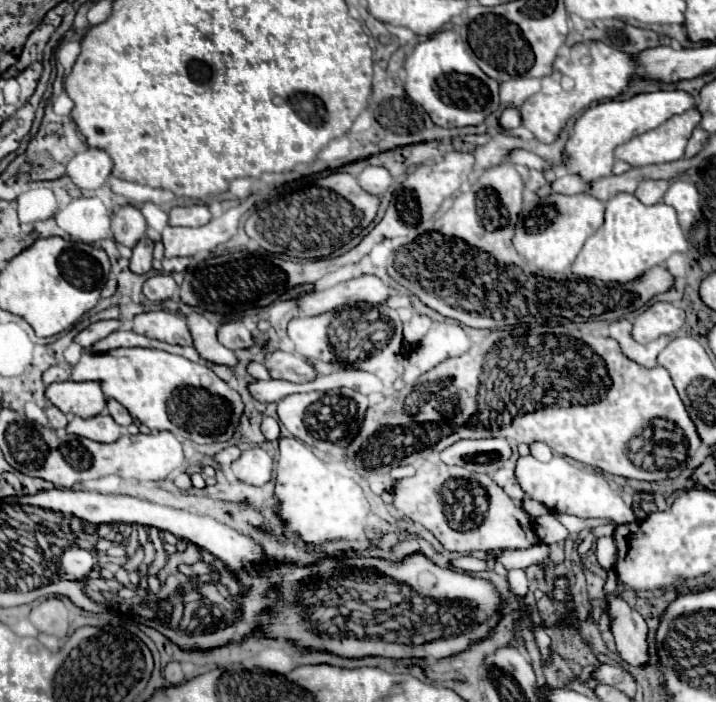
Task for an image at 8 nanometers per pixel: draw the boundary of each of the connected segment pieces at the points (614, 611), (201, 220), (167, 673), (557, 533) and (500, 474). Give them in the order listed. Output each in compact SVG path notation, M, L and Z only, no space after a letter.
M613 570L607 572L607 598L611 602L609 614L613 618L613 636L617 642L617 652L623 662L631 666L641 666L645 668L649 664L649 642L647 642L647 622L639 612L635 612L627 602L623 602L619 596L613 592L617 590L617 574Z
M205 204L171 208L171 212L169 212L169 224L171 226L203 226L209 220L211 220L211 212Z
M169 662L163 670L163 676L165 680L171 684L171 686L177 686L183 682L183 672L181 672L181 664L179 662Z
M547 512L535 520L535 530L541 542L545 544L555 544L559 540L565 540L569 536L569 530L557 520L555 512Z
M511 458L501 470L495 472L493 480L515 500L515 502L521 502L525 498L525 492L519 488L519 484L515 482L515 474L513 474L513 468L515 468L515 458Z

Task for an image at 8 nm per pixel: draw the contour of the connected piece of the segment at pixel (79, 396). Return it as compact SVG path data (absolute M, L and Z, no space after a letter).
M53 382L47 386L45 396L63 414L75 414L79 418L93 418L107 410L107 398L97 382Z

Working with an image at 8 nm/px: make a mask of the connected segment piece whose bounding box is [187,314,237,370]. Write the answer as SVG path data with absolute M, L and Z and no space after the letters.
M191 314L191 316L187 318L187 326L193 334L193 348L197 350L197 354L201 354L201 358L207 362L221 364L221 366L227 366L233 370L237 364L237 358L235 358L233 350L219 344L217 328L201 314Z

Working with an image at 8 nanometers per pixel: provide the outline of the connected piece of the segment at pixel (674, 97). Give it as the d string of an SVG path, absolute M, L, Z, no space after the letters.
M657 90L657 92L643 92L635 94L627 100L607 100L599 102L583 112L573 126L573 134L565 146L565 166L569 174L579 174L585 182L593 182L611 174L615 156L613 150L627 142L629 138L643 134L647 130L657 128L673 114L683 114L685 110L695 106L695 96L683 90Z

